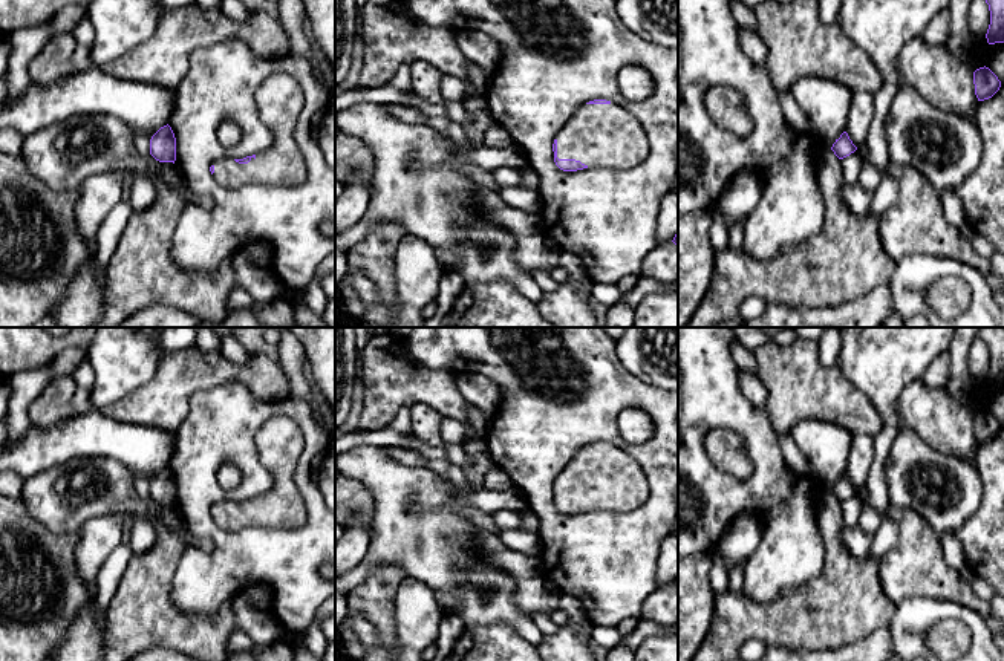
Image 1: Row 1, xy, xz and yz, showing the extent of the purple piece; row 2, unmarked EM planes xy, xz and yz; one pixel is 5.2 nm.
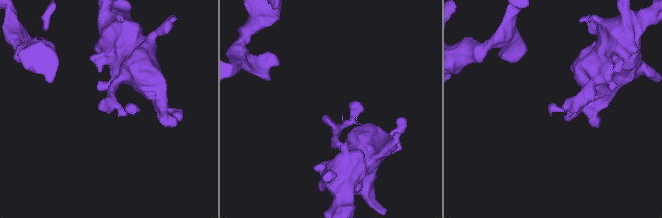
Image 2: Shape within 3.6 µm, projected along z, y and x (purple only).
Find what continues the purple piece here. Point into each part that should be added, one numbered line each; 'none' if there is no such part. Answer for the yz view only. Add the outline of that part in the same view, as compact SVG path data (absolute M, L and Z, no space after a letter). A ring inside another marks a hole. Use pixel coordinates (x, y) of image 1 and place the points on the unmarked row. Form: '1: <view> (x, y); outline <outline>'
none

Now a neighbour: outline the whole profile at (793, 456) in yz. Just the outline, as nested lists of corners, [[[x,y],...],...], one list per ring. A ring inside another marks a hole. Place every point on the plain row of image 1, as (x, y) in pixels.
[[[791,435],[779,438],[779,445],[787,465],[799,476],[810,476],[810,465]]]

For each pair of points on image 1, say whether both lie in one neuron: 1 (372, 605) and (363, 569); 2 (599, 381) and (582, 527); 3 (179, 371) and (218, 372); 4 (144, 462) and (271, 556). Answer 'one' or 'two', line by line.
1: two
2: one
3: one
4: two

